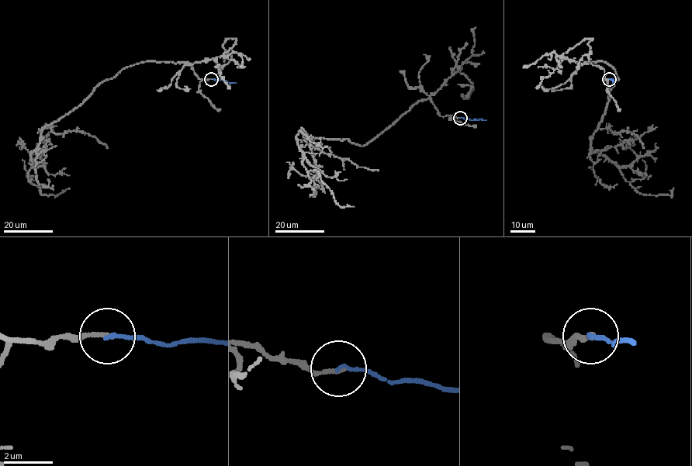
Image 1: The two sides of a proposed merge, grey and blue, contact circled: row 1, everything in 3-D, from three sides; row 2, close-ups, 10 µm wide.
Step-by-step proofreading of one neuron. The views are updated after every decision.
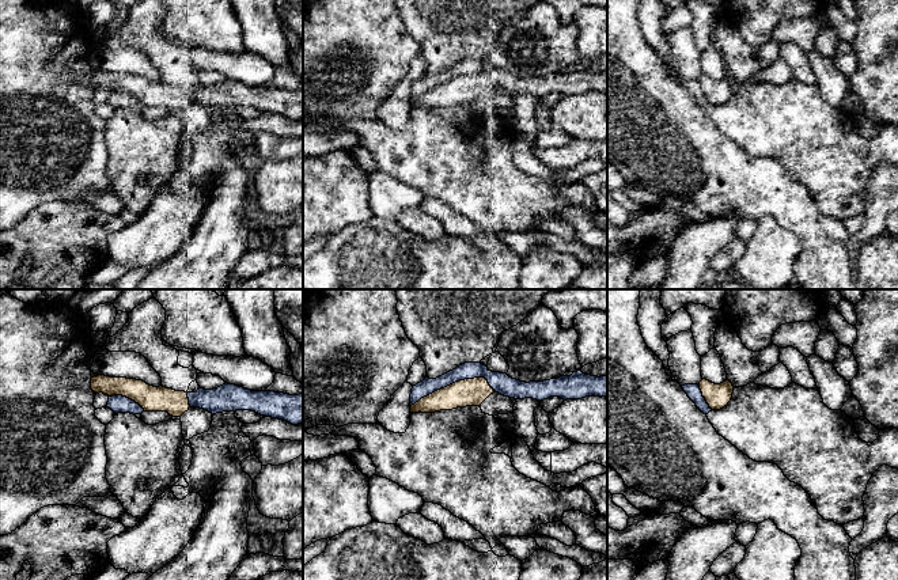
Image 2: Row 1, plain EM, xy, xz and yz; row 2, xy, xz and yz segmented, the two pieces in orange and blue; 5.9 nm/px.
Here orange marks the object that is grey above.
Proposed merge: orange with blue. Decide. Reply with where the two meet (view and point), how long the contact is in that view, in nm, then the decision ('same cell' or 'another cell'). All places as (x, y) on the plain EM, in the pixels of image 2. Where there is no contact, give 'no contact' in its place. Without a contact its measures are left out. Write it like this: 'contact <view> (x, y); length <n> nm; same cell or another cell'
contact xz (453, 79); length 500 nm; same cell

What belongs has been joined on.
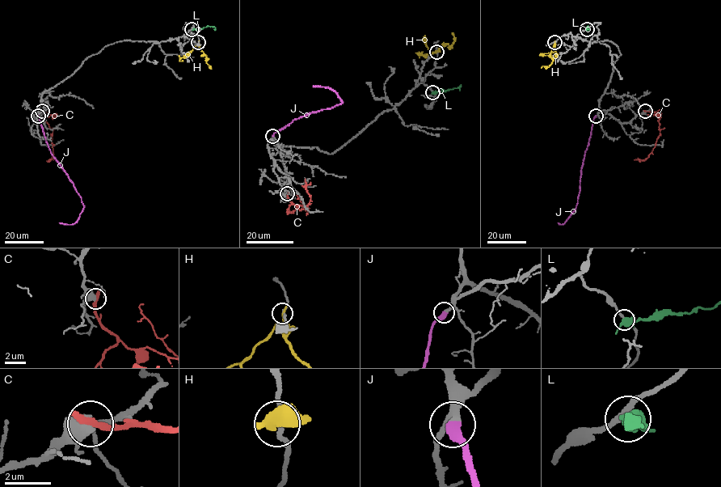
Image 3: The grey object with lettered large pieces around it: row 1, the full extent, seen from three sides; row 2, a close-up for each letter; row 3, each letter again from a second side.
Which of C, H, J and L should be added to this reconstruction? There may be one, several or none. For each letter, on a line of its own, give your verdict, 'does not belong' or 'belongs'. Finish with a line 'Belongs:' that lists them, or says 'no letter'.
C: does not belong
H: does not belong
J: belongs
L: does not belong
Belongs: J

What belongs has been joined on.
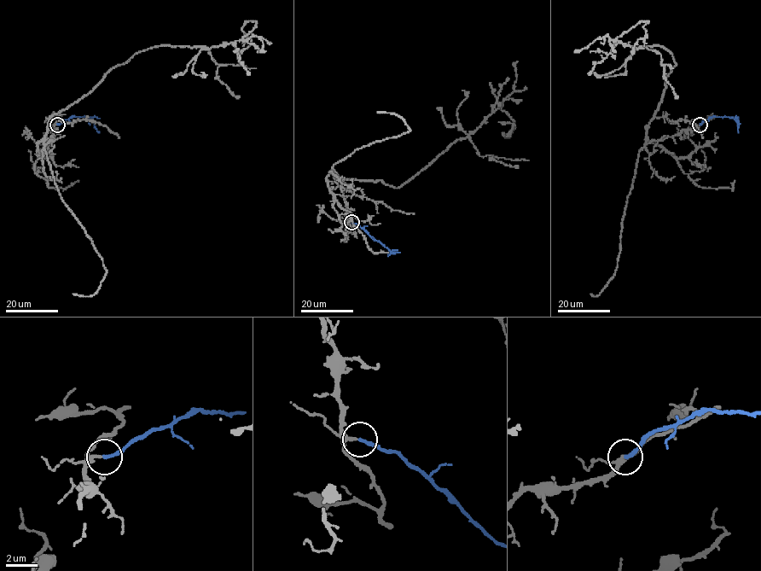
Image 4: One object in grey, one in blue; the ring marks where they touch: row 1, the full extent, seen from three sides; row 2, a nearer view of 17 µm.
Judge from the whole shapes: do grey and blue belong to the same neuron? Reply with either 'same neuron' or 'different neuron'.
same neuron

